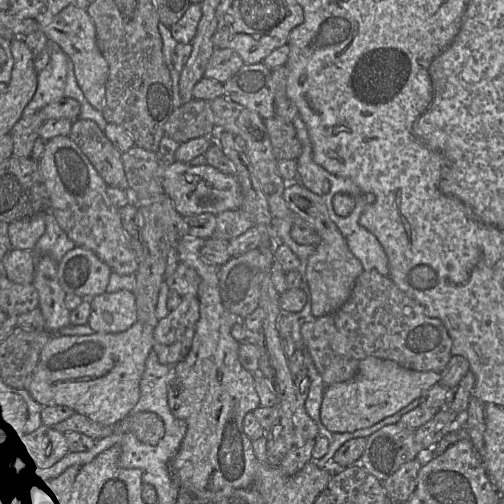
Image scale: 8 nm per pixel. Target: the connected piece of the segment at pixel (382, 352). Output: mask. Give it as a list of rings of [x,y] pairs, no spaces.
[[[363,270],[362,274],[355,281],[352,292],[347,301],[337,311],[321,317],[317,317],[314,321],[305,322],[301,326],[301,334],[326,388],[333,384],[352,379],[358,371],[360,361],[367,357],[377,357],[381,359],[393,360],[406,368],[417,371],[435,371],[441,373],[445,369],[452,356],[452,339],[447,332],[443,322],[438,318],[428,316],[425,313],[425,308],[418,302],[411,299],[407,294],[405,294],[389,276],[383,276],[376,271]]]

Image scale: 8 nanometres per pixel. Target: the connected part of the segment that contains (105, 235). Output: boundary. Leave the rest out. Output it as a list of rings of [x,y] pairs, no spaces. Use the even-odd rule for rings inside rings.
[[[69,136],[47,141],[38,160],[50,199],[50,212],[77,246],[93,251],[119,275],[135,274],[139,262],[121,222],[119,209],[107,195],[107,184]]]

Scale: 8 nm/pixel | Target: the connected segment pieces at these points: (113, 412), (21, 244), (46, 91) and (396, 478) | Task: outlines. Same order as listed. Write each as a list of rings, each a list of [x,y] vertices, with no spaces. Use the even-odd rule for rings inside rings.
[[[138,320],[128,330],[115,334],[52,335],[40,354],[26,393],[39,407],[67,407],[99,424],[114,425],[127,417],[139,400],[140,380],[153,343],[154,327]]]
[[[45,213],[10,222],[8,236],[12,248],[33,251],[45,230]]]
[[[50,42],[50,60],[38,73],[36,92],[25,107],[22,118],[39,112],[44,106],[63,97],[77,100],[81,105],[79,118],[94,121],[104,132],[108,124],[102,112],[95,109],[77,83],[72,60],[55,42]]]
[[[423,458],[406,462],[393,475],[382,481],[388,497],[395,502],[408,502],[417,487],[418,474],[423,464]]]

